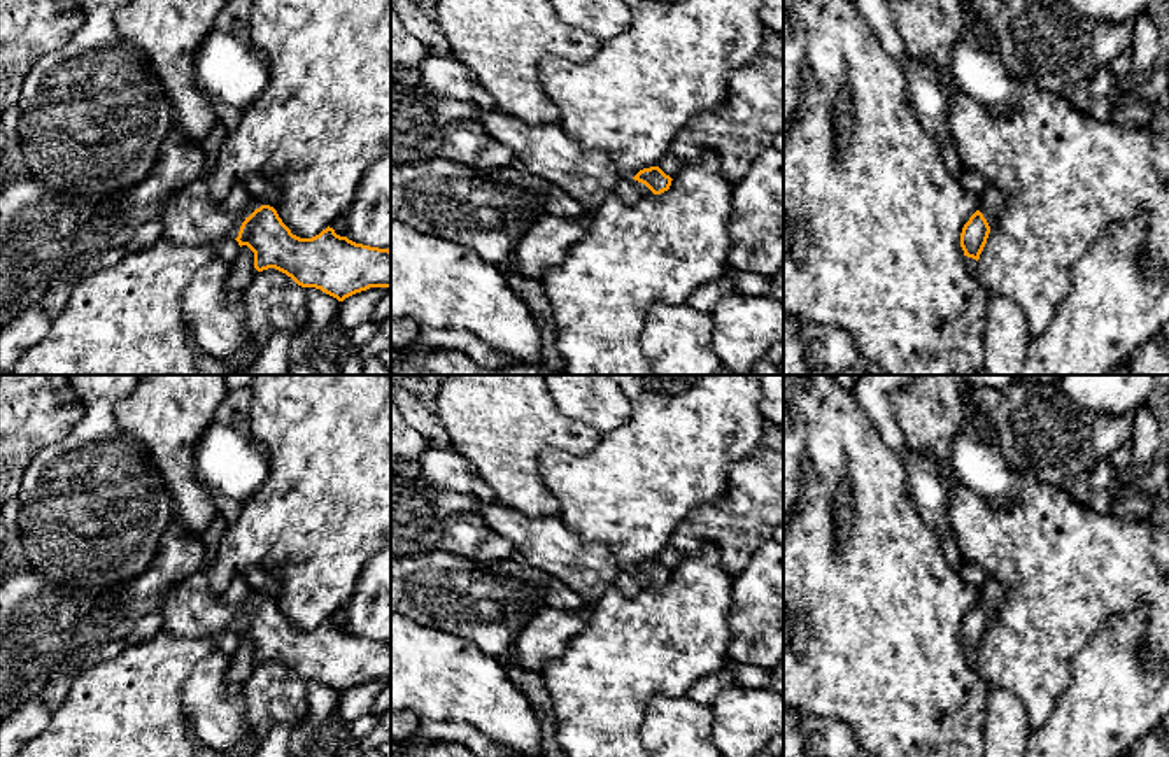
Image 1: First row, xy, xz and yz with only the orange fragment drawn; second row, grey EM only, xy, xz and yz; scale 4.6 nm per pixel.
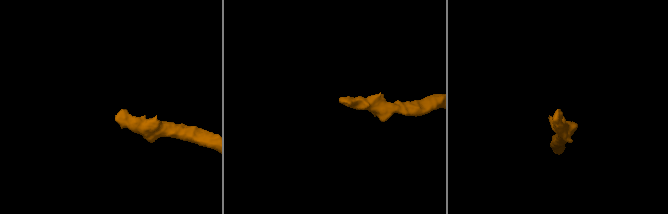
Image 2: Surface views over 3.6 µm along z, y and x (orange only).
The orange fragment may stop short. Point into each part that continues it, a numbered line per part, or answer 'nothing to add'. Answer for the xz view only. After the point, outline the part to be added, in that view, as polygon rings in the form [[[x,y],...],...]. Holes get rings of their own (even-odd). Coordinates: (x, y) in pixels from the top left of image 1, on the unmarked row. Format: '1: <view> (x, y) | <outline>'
1: xz (418, 510) | [[[391,473],[391,555],[417,555],[436,550],[445,519],[464,512],[478,512],[496,534],[515,545],[522,561],[575,591],[587,605],[592,605],[608,585],[615,585],[626,596],[636,596],[652,587],[645,577],[622,568],[606,545],[582,541],[559,517],[531,519],[498,503],[482,501],[475,494],[442,491],[419,475],[403,478]]]

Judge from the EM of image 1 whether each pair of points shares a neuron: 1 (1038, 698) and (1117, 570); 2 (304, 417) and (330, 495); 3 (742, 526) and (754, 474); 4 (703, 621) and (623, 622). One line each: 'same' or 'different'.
1: same
2: same
3: same
4: same

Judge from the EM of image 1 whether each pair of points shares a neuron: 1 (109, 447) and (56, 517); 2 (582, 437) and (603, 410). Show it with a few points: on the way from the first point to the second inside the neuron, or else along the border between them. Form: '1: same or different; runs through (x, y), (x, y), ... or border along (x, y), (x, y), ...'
1: same; runs through (97, 465), (97, 477), (74, 500)
2: different; border along (556, 403), (566, 416), (588, 423), (602, 433)

